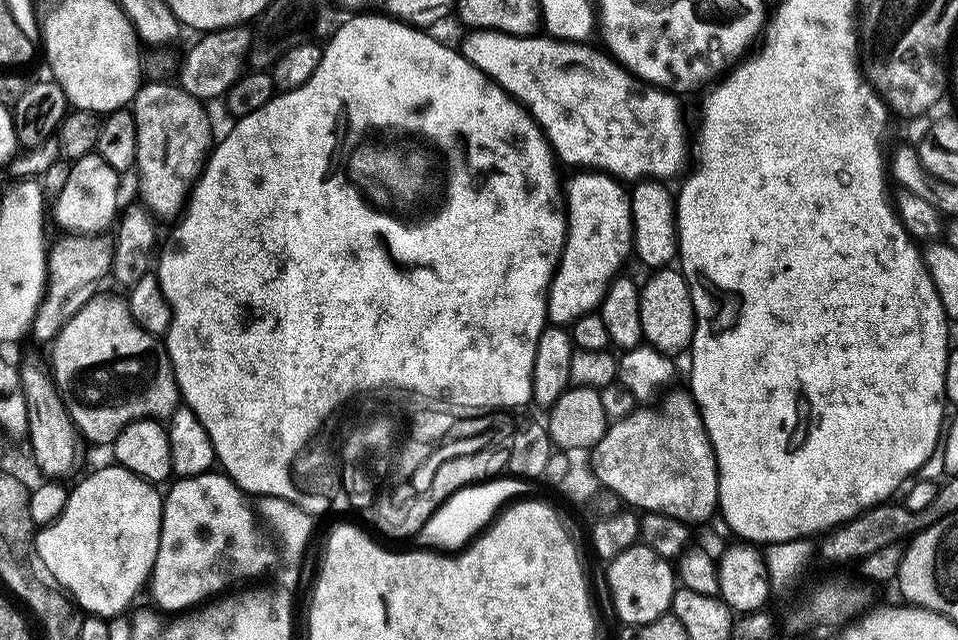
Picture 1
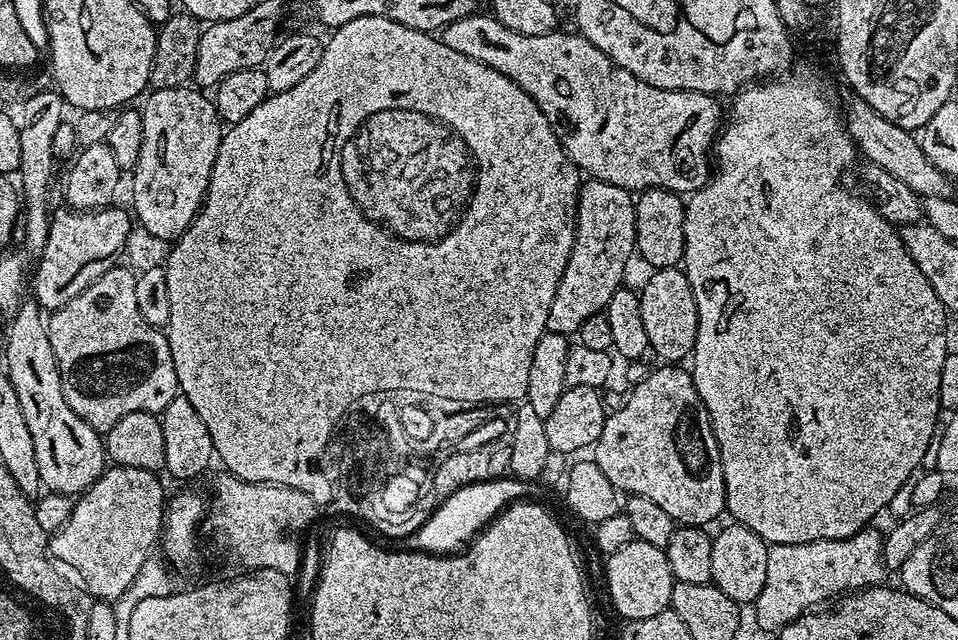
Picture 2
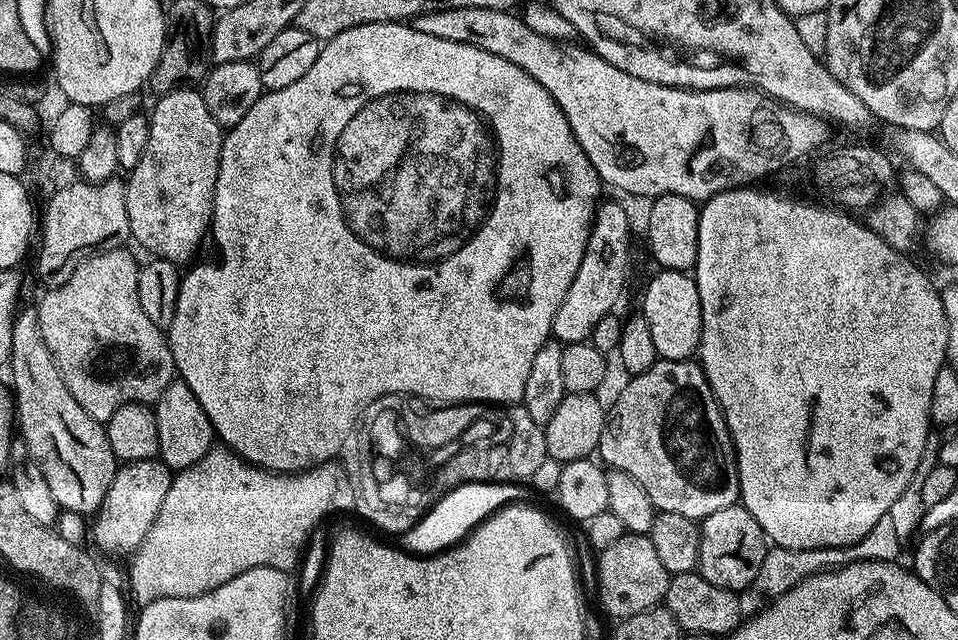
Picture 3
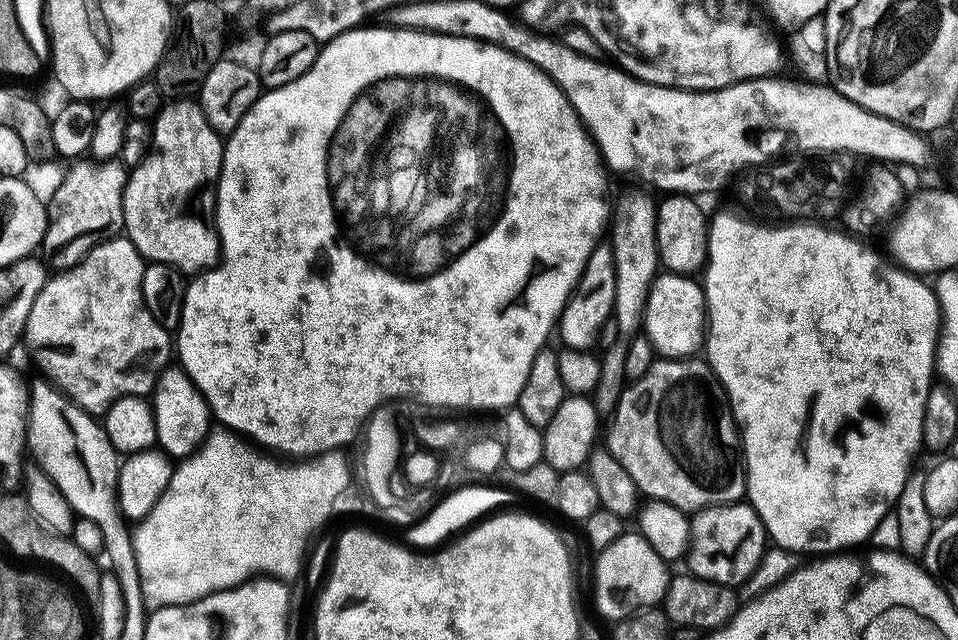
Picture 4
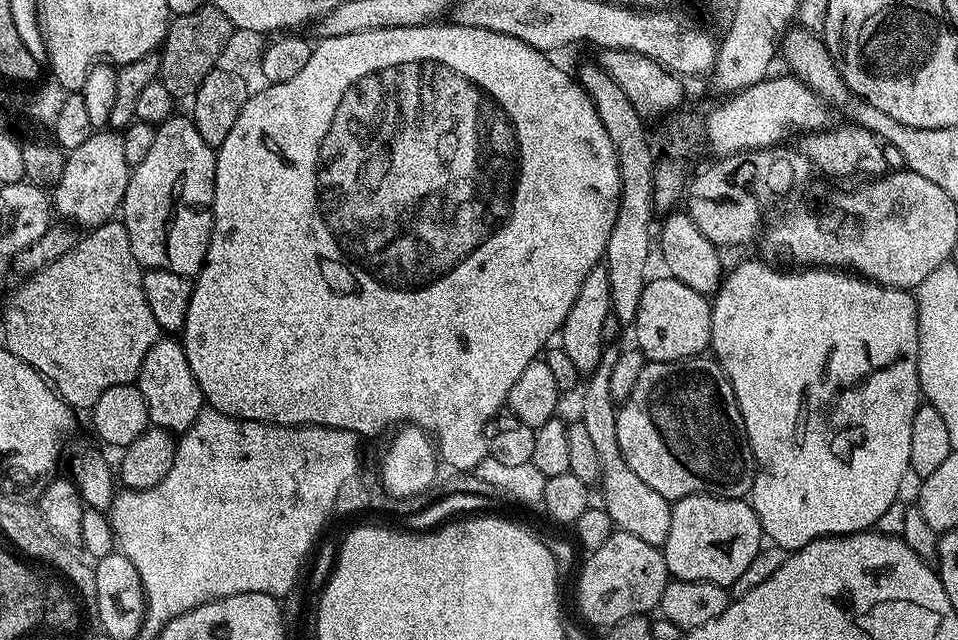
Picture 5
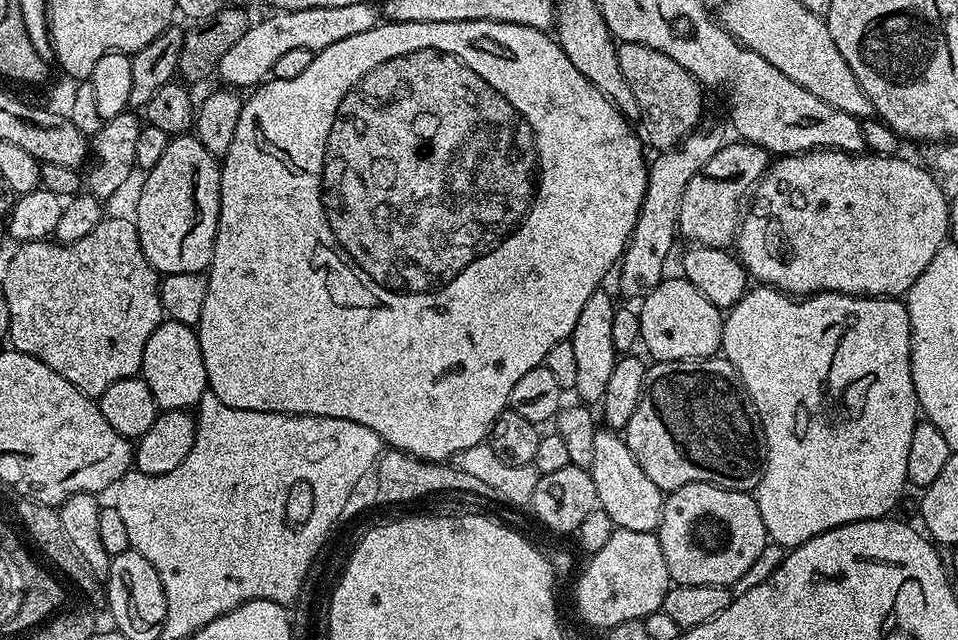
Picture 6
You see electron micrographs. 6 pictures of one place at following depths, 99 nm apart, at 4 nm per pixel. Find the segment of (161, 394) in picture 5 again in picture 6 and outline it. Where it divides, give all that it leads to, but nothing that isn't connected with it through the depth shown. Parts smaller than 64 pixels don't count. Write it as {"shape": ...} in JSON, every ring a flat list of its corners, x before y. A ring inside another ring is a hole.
{"shape":[[165,319,154,334,146,338,140,372,146,386,150,386,150,394,154,394,157,409,166,412,195,409,209,391,206,362,202,362,202,346,196,337,196,328,177,320]]}

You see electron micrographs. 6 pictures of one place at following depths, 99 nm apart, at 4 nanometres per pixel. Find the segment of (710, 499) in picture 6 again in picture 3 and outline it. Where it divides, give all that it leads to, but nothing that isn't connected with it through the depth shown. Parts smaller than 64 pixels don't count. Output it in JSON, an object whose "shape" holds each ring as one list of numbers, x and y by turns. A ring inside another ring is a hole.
{"shape":[[739,503,722,510,714,510,714,514,699,521,698,539,700,541,698,571,701,576,737,594,748,588,750,582,754,582,764,561,766,537,758,522]]}

